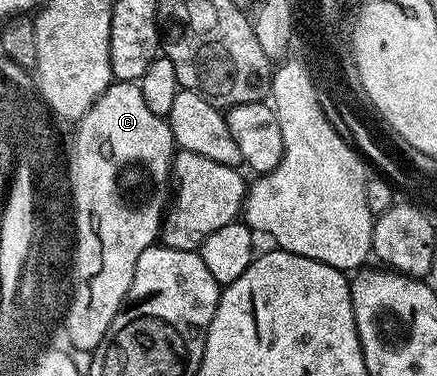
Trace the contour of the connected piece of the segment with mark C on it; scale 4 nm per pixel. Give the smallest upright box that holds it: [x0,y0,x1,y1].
[64,80,175,351]

